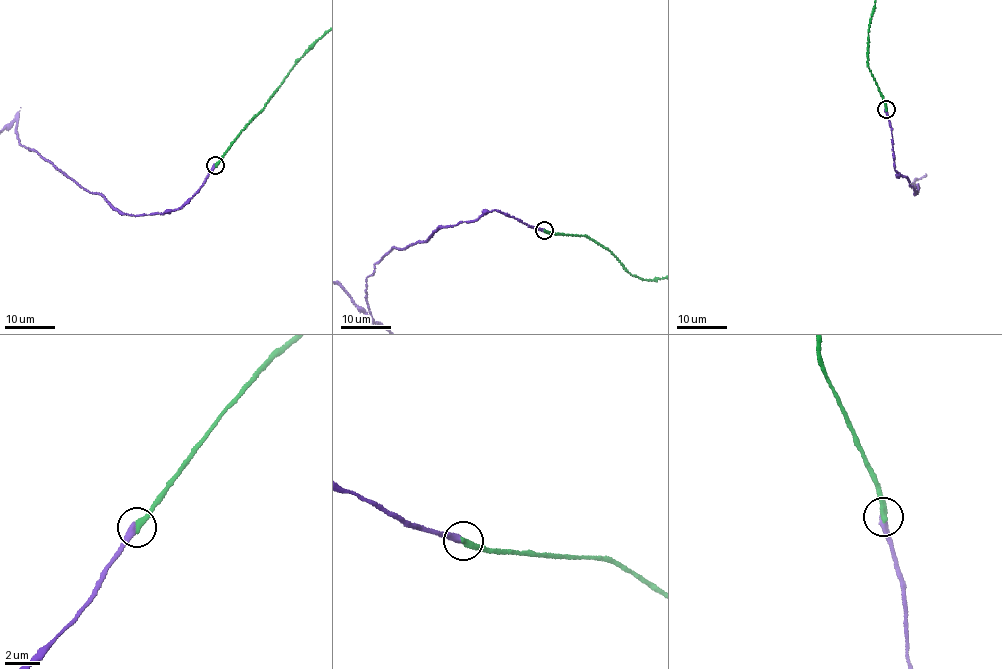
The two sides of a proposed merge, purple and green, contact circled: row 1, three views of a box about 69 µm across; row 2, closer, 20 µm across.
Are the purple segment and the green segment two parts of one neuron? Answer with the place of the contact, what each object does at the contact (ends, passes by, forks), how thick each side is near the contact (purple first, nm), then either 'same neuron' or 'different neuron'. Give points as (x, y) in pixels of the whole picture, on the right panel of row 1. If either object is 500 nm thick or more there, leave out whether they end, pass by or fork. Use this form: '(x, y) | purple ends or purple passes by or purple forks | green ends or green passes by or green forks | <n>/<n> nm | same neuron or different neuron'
(886, 109) | purple ends | green ends | 400/380 nm | same neuron

